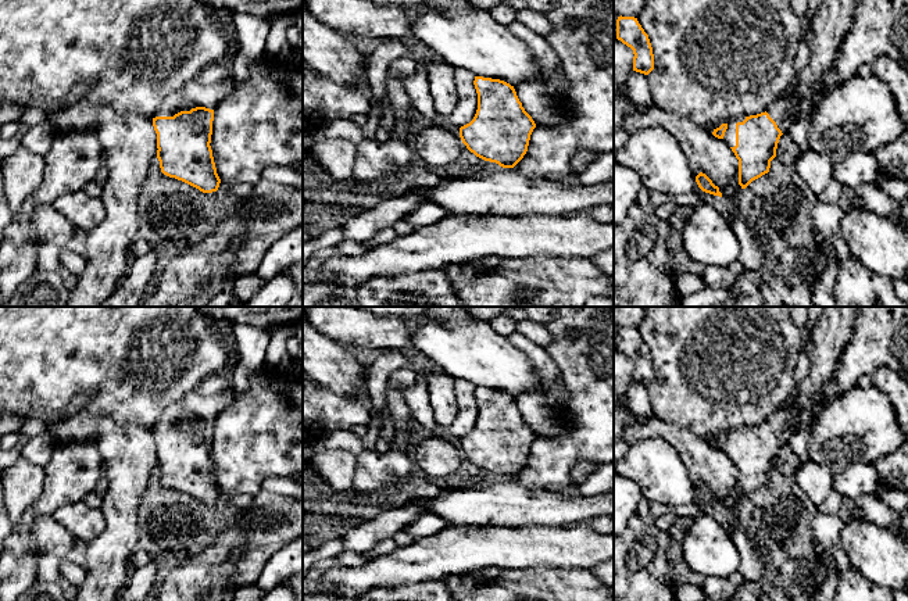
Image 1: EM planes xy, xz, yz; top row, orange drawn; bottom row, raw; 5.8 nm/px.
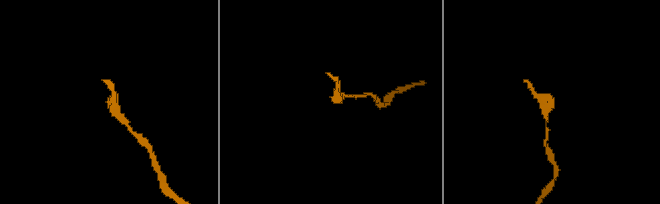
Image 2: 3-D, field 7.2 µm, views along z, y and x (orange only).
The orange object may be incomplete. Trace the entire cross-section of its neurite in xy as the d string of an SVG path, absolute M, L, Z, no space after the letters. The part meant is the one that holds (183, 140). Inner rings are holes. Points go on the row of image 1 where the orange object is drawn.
M217 62L205 67L196 79L164 99L153 118L157 133L157 158L164 175L182 180L203 193L218 190L221 179L210 146L214 110L233 92L233 85L229 62Z

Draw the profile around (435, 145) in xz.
M432 125L421 130L412 140L415 153L430 165L450 165L462 150L462 140L451 130Z

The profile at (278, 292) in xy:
M280 273L267 280L244 307L290 307L296 294L294 282L286 273Z

